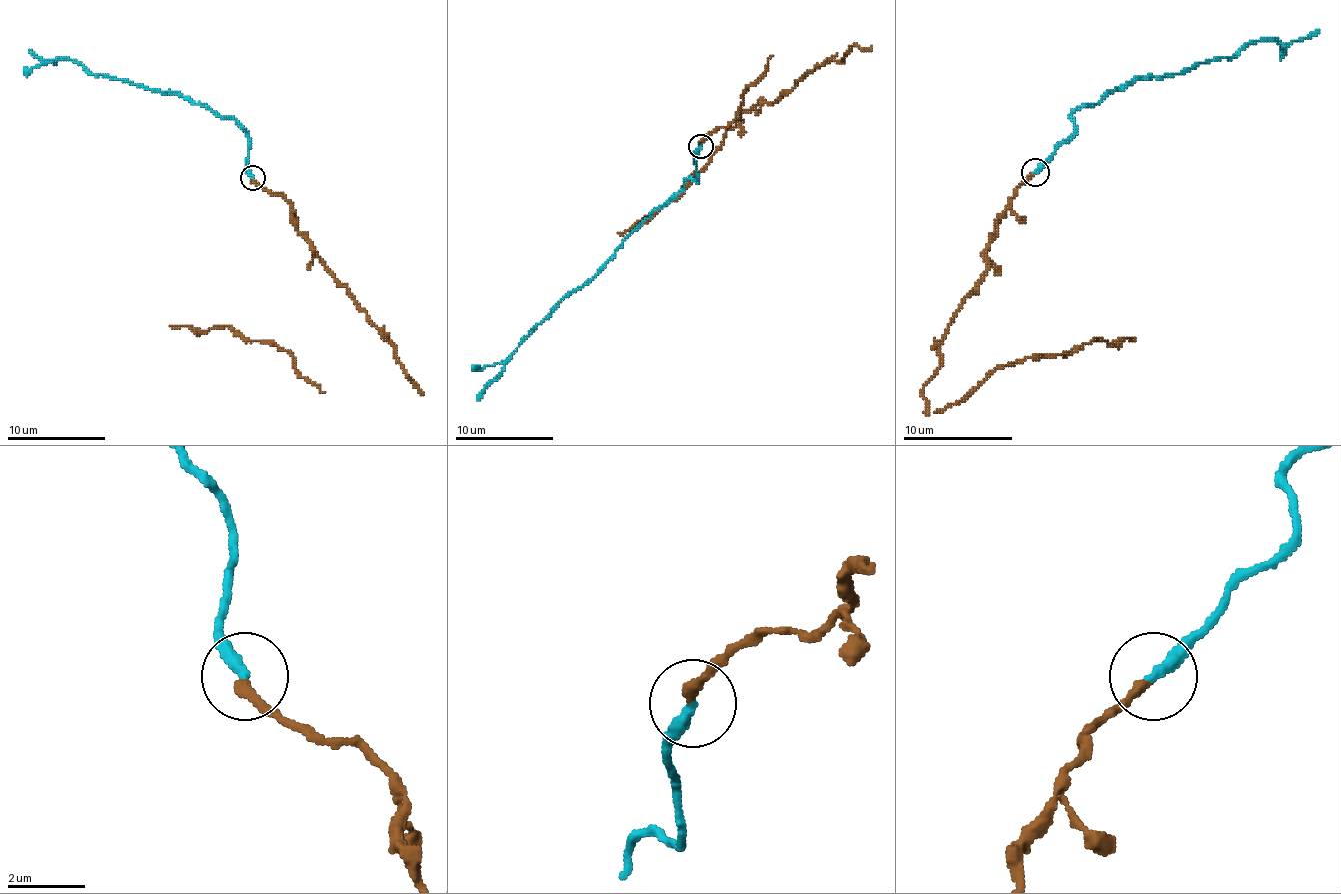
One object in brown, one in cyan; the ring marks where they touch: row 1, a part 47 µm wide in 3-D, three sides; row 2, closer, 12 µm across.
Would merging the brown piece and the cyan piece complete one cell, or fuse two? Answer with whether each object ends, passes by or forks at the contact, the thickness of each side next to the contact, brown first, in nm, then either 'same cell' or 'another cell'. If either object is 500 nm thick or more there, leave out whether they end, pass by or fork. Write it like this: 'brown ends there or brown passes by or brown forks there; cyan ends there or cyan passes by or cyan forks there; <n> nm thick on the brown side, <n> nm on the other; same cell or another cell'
brown ends there; cyan ends there; 260 nm thick on the brown side, 320 nm on the other; same cell

